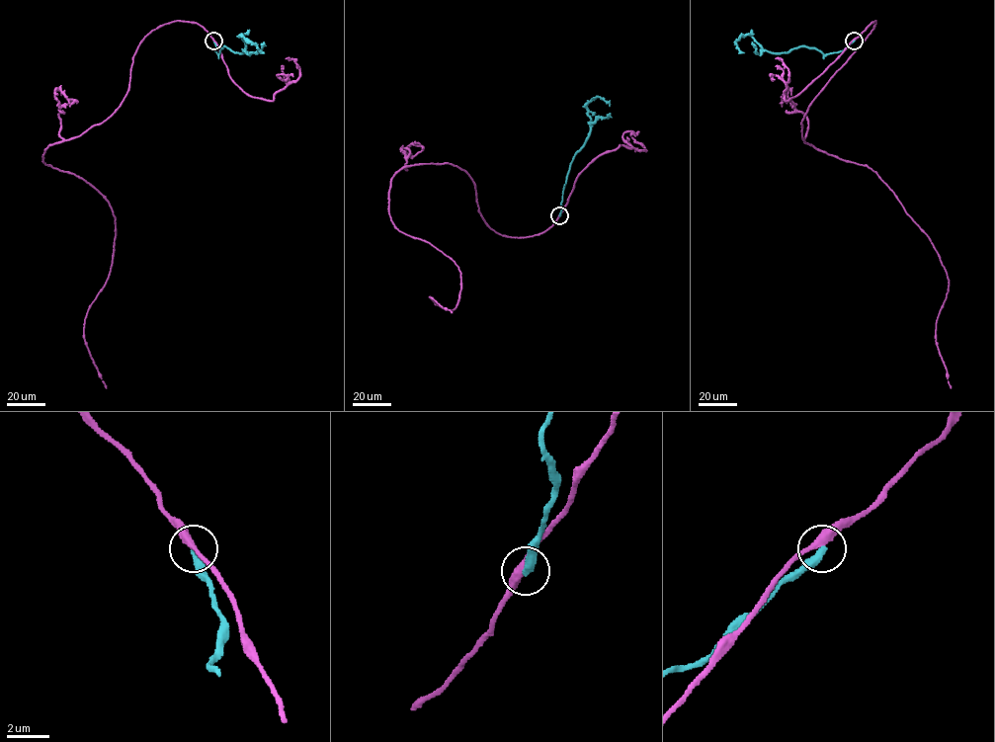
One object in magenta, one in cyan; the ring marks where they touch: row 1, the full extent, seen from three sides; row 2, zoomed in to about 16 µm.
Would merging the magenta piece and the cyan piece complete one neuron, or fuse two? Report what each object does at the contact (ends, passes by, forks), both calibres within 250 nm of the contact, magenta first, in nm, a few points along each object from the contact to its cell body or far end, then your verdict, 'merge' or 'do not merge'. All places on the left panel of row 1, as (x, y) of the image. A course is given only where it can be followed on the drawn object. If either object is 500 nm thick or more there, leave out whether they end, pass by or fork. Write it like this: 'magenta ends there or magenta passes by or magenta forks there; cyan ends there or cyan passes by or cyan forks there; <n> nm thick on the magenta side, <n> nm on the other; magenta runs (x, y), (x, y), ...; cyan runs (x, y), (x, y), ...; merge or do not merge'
magenta passes by; cyan ends there; 340 nm thick on the magenta side, 400 nm on the other; magenta runs (213, 40), (196, 23), (159, 26), (118, 108), (42, 154), (115, 217), (84, 328), (106, 387); cyan runs (213, 40), (218, 54), (224, 46), (234, 52), (244, 51), (245, 42), (240, 35), (264, 52); do not merge

